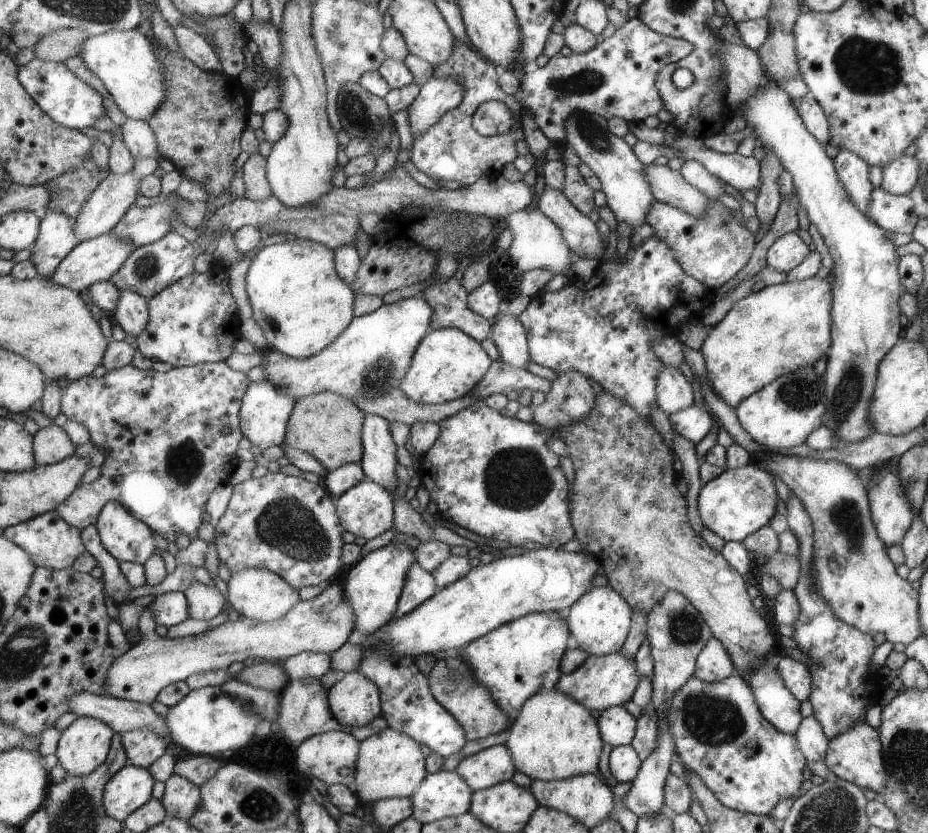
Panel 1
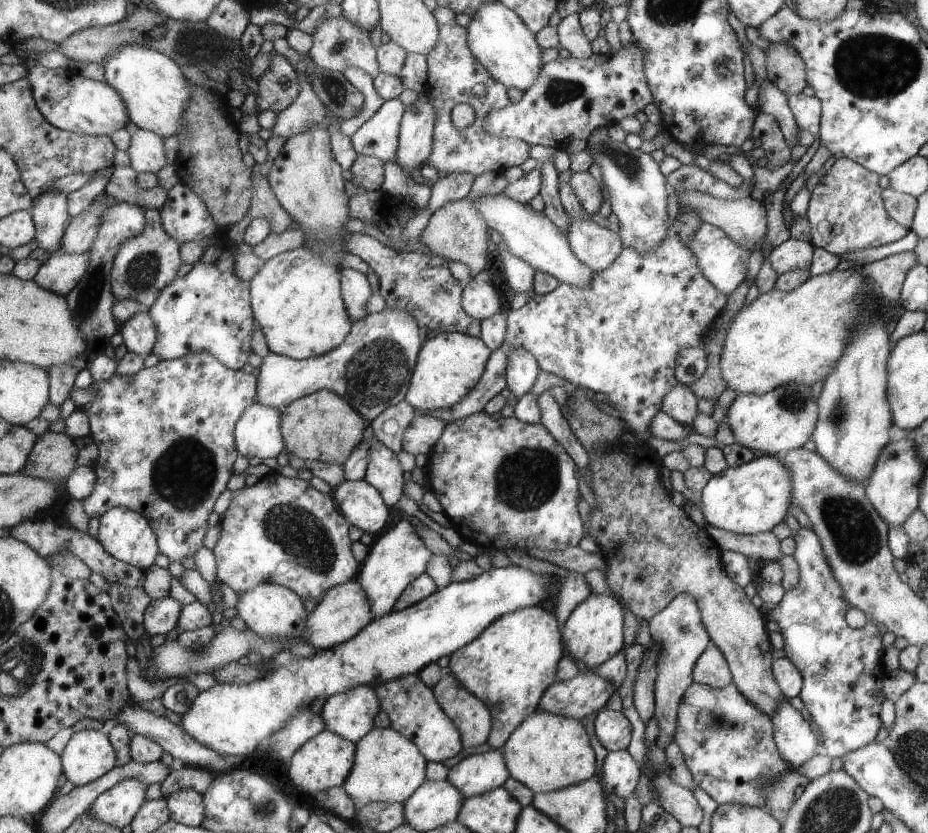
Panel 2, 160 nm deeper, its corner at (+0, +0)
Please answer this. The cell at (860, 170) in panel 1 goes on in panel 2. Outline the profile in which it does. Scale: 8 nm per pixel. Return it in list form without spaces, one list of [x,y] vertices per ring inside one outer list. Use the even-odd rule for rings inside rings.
[[[836,160],[810,193],[805,217],[810,224],[810,241],[814,247],[843,257],[857,249],[878,247],[899,240],[908,231],[890,220],[882,201],[882,188],[876,172],[869,172],[856,161]]]

